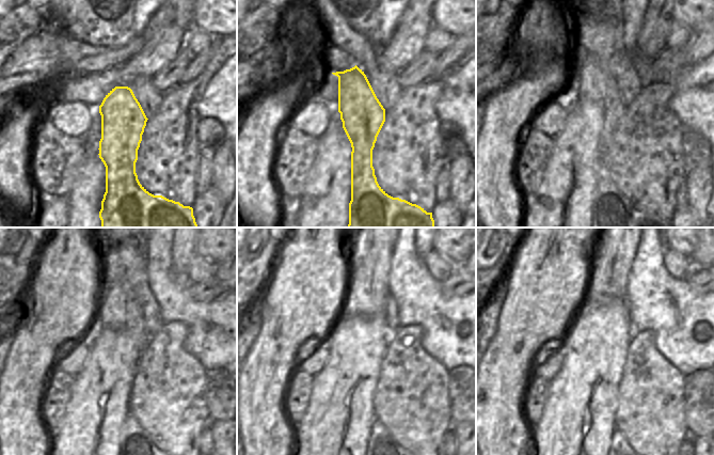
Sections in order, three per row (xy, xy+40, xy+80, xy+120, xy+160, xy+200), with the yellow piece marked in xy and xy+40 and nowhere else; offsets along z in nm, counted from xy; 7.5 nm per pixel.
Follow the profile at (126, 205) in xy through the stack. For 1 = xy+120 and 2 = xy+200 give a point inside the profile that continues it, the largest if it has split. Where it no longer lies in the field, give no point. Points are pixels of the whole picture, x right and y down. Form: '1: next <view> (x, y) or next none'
1: next xy+120 (126, 315)
2: next xy+200 (616, 250)

